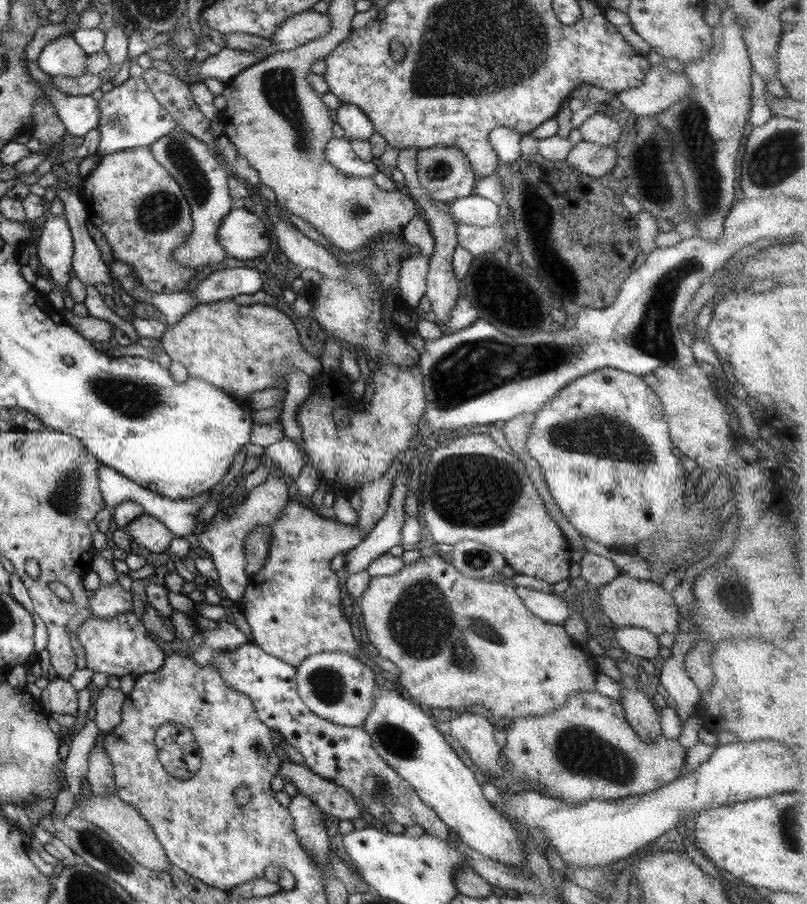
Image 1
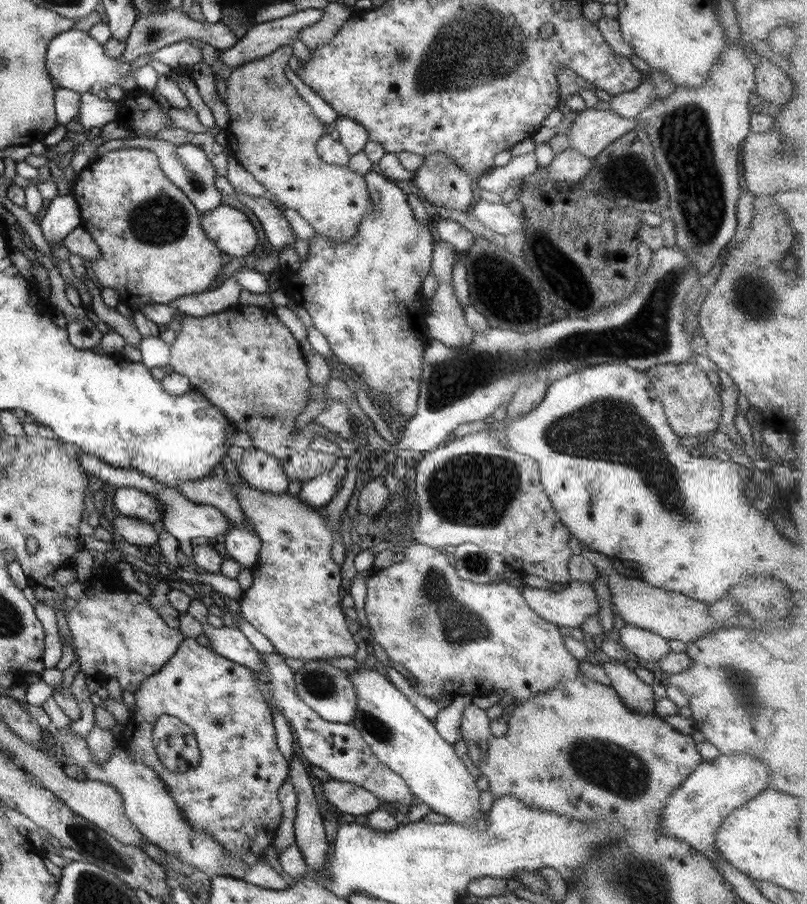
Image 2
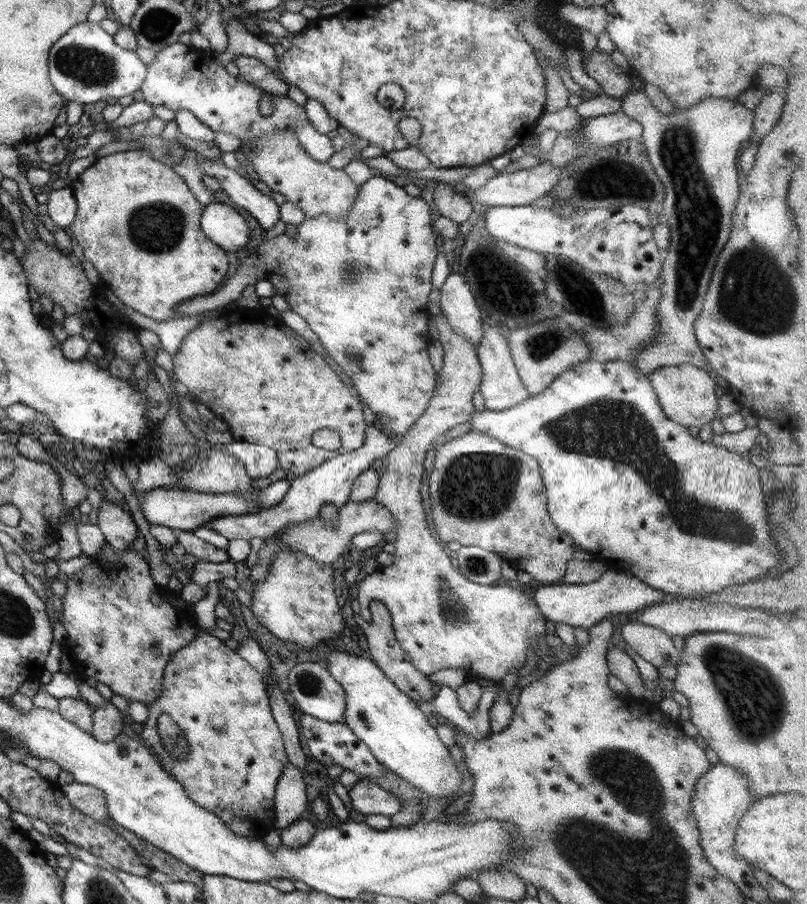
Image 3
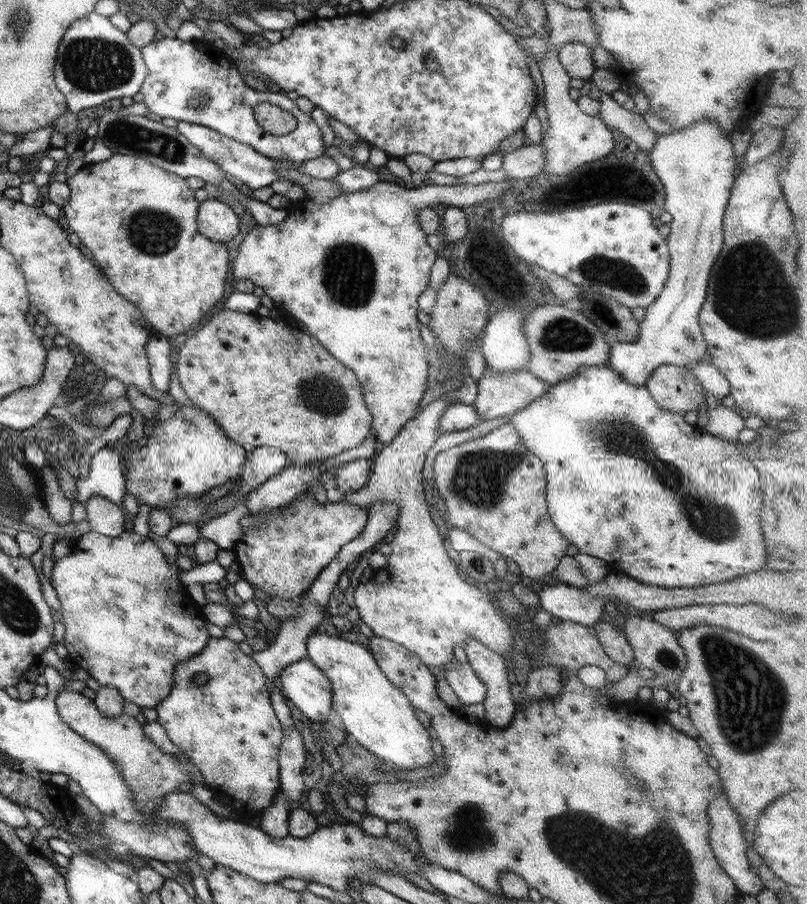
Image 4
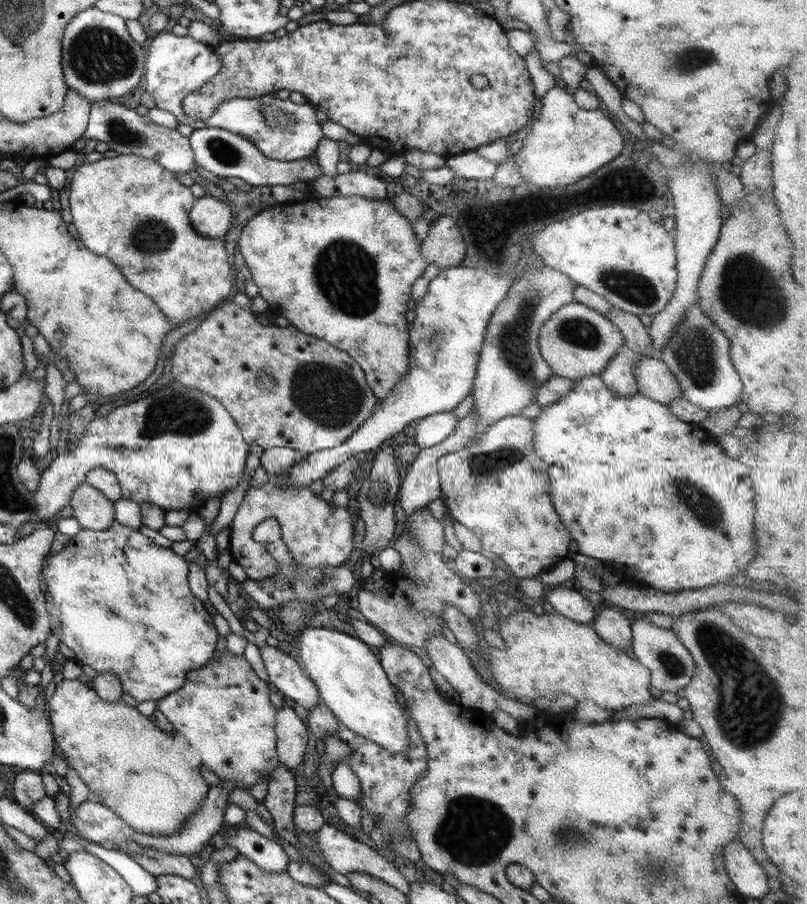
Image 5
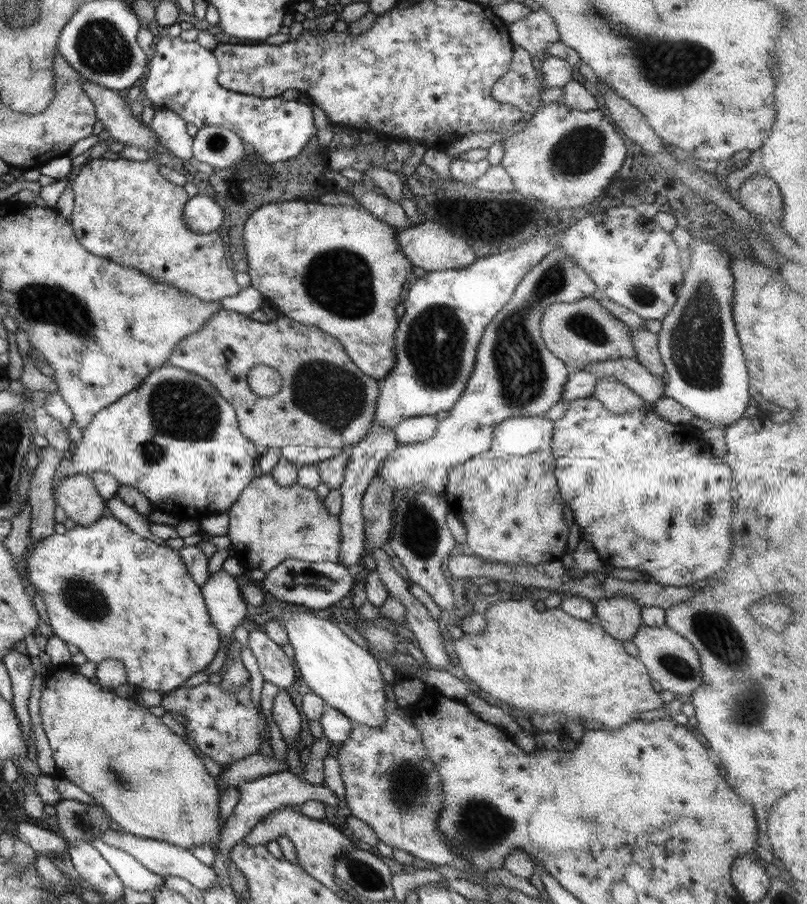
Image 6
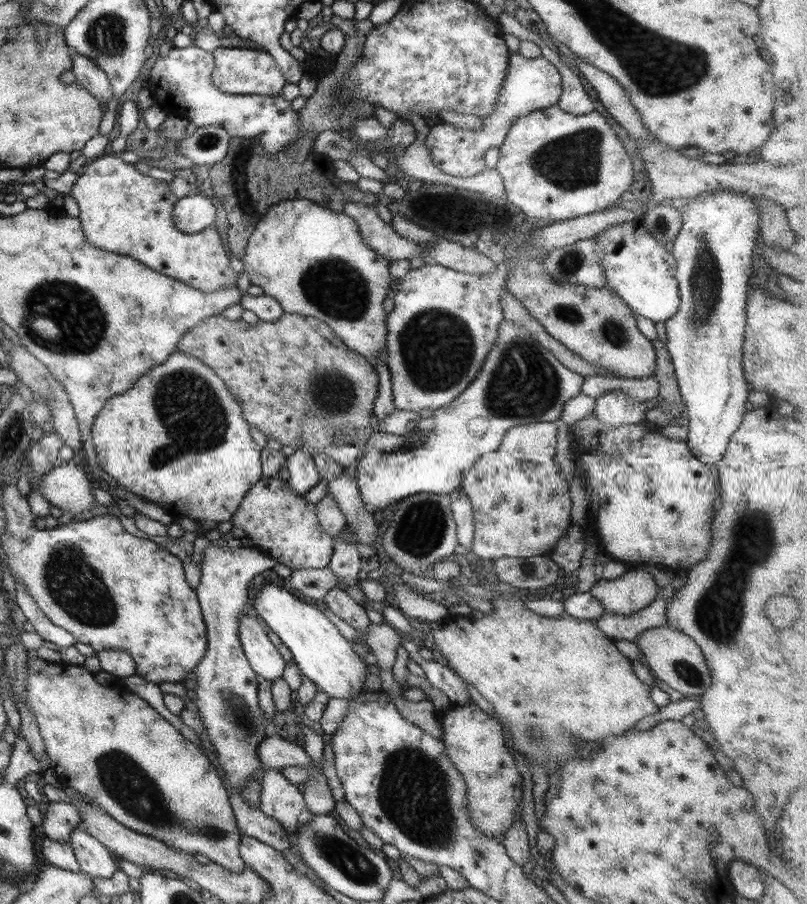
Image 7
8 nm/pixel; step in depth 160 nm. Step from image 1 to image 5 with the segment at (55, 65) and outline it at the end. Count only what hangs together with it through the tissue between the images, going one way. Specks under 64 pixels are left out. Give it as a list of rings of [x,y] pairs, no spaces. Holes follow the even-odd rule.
[[[87,8],[75,15],[66,25],[61,45],[61,66],[64,83],[87,102],[119,98],[134,90],[144,75],[145,55],[141,45],[129,35],[120,16]]]

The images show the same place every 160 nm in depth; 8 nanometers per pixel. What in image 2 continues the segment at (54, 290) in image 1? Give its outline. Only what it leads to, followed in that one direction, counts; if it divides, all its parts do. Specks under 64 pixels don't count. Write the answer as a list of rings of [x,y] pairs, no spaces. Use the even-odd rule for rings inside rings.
[[[57,195],[48,203],[44,216],[38,224],[47,244],[61,244],[73,228],[80,224],[79,207],[73,197]]]

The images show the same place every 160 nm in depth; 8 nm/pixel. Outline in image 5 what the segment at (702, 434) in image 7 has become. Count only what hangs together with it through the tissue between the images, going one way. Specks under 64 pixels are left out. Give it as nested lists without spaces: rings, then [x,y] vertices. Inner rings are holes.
[[[698,300],[688,308],[673,337],[665,343],[659,360],[669,368],[681,388],[681,397],[708,414],[739,404],[743,385],[729,361],[729,341],[700,309]]]

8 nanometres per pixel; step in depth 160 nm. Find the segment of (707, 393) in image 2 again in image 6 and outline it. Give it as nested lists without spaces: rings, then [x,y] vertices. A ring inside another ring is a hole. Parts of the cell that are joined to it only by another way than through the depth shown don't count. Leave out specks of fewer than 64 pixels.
[[[619,358],[587,365],[585,372],[592,374],[596,380],[611,378],[631,389],[645,404],[654,404],[664,396],[664,386],[659,378],[651,376],[639,364],[639,361]]]

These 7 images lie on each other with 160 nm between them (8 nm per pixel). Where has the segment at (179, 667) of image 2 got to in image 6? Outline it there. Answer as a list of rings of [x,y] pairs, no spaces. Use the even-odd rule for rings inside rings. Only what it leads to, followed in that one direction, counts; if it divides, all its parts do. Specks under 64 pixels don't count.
[[[249,682],[243,683],[240,687],[234,688],[232,693],[228,693],[221,688],[219,683],[200,683],[193,687],[179,687],[173,691],[164,693],[160,700],[160,707],[165,713],[172,716],[183,716],[185,724],[182,724],[187,741],[191,740],[195,748],[203,754],[209,756],[221,770],[224,766],[230,765],[232,762],[241,760],[254,752],[258,752],[259,744],[264,742],[267,737],[268,741],[268,722],[262,708],[251,702],[251,694],[249,693]]]

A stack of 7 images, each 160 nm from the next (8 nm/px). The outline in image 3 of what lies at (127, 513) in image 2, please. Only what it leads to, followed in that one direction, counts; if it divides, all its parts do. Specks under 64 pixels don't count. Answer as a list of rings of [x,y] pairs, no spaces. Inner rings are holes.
[[[277,480],[264,490],[257,490],[252,496],[243,498],[238,494],[203,494],[201,492],[182,491],[177,489],[155,488],[137,497],[139,510],[145,520],[151,524],[172,528],[175,532],[192,531],[210,518],[225,515],[241,515],[265,507],[272,507],[281,502],[289,488],[289,480]]]

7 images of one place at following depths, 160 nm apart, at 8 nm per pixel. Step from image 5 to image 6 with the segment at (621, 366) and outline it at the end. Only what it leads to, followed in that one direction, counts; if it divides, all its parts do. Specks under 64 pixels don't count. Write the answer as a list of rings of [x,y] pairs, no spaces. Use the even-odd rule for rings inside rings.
[[[611,378],[596,380],[592,395],[603,404],[603,408],[611,414],[625,414],[637,412],[645,402],[631,389]]]

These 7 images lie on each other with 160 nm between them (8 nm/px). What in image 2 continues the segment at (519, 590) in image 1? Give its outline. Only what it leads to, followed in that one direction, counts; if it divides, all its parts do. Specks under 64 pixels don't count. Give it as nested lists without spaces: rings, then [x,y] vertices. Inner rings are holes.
[[[570,581],[568,587],[559,591],[524,586],[520,593],[535,615],[557,628],[577,628],[598,609],[589,583]]]

